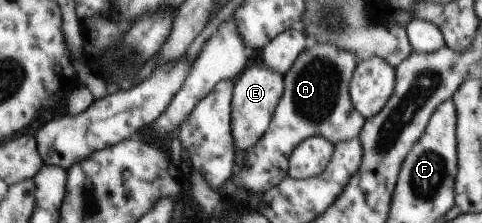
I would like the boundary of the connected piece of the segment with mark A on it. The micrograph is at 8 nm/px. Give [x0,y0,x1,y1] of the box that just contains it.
[219,43,366,198]

